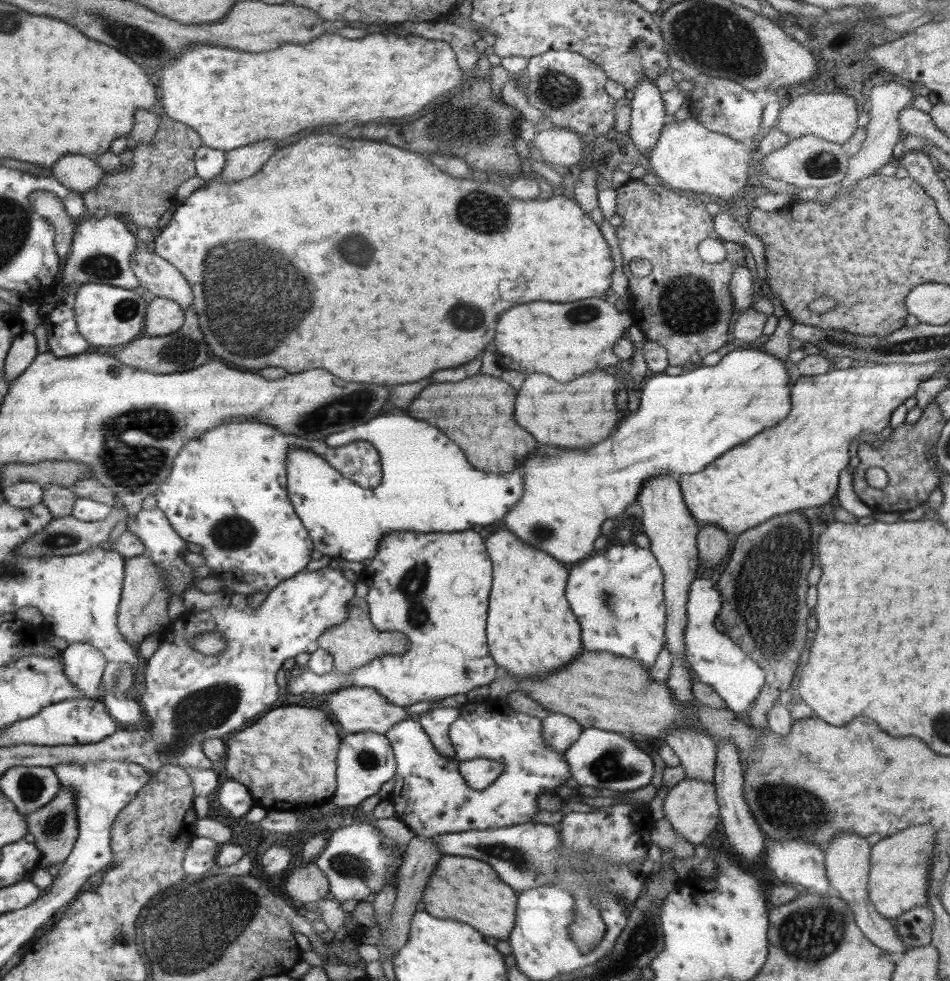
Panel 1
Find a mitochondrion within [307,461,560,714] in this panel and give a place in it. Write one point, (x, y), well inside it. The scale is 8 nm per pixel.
(414, 583)

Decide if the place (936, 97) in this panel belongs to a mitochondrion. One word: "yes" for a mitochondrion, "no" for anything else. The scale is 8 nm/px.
no

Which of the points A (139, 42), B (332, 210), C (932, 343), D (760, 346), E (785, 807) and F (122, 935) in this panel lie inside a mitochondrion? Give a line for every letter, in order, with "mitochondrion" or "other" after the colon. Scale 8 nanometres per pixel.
A: mitochondrion
B: other
C: mitochondrion
D: other
E: mitochondrion
F: mitochondrion

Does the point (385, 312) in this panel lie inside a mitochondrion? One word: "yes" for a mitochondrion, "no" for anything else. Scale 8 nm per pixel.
no

